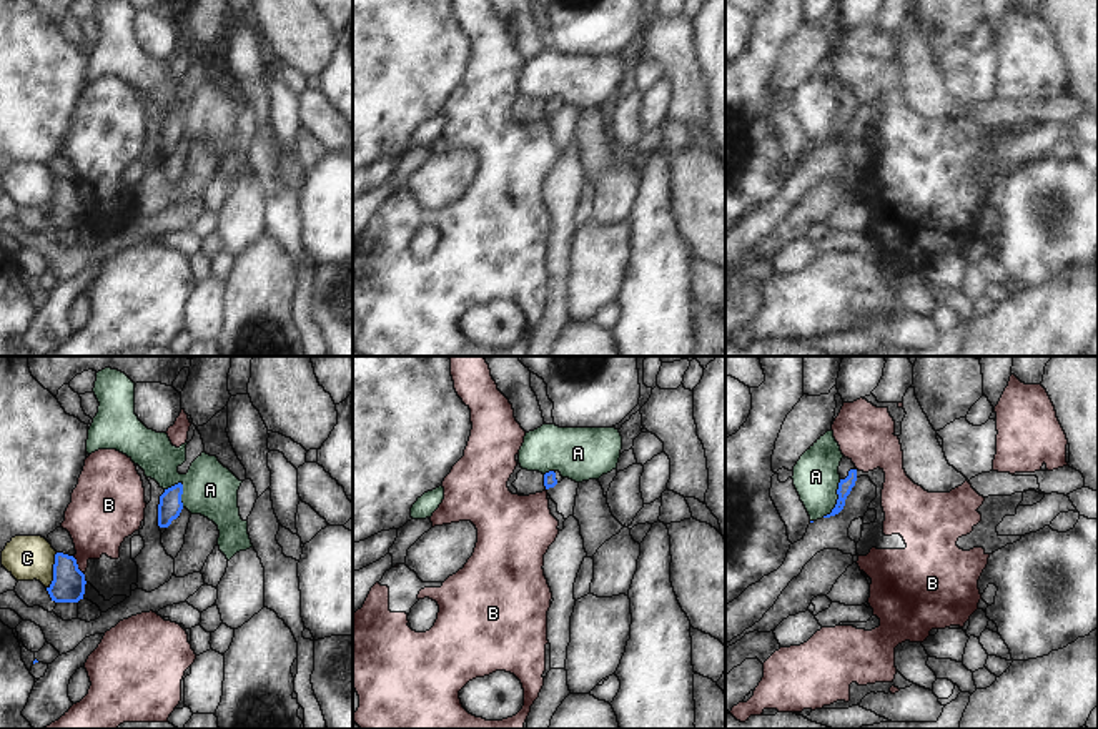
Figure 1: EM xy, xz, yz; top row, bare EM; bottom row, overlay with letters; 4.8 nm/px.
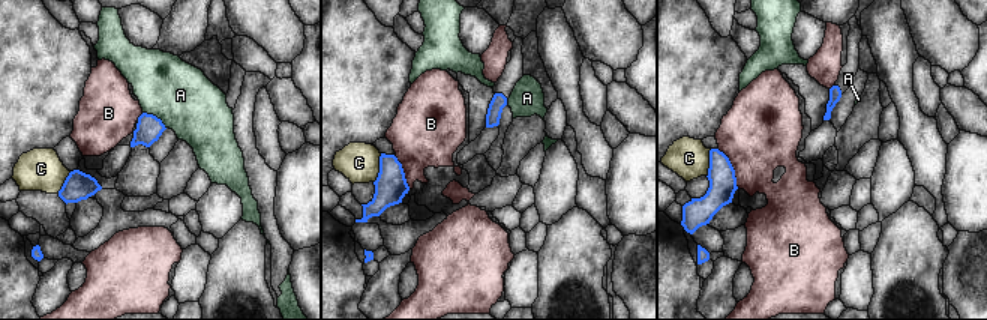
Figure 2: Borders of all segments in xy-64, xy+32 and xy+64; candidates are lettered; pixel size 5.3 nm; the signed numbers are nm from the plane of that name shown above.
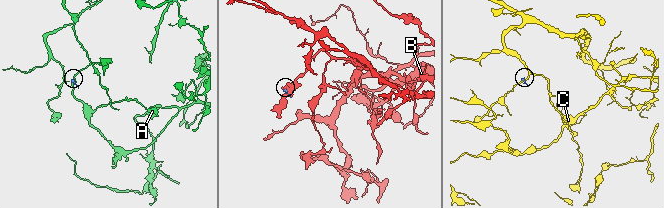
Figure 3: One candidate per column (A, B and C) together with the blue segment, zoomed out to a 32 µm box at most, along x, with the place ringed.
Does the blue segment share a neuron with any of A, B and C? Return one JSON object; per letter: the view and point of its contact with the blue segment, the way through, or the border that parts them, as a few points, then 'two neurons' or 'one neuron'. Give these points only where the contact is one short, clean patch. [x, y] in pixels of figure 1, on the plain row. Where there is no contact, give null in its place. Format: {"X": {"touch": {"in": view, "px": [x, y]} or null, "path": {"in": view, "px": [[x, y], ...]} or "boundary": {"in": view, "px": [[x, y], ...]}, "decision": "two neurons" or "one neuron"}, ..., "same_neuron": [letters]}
{"A": {"touch": {"in": "yz", "px": [837, 127]}, "decision": "two neurons"}, "B": {"touch": {"in": "xy", "px": [77, 193]}, "decision": "two neurons"}, "C": {"touch": {"in": "xy", "px": [54, 198]}, "decision": "two neurons"}, "same_neuron": []}

